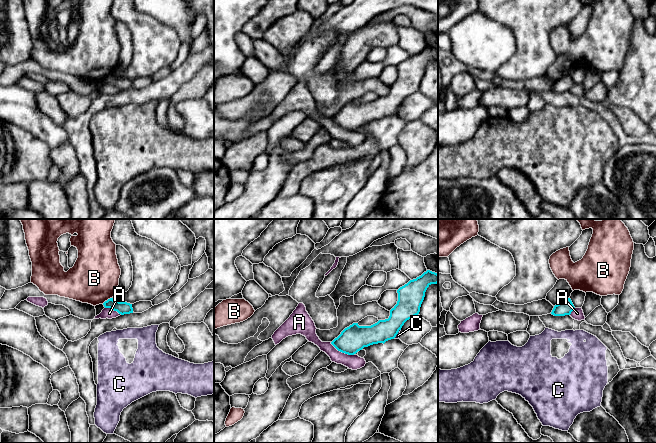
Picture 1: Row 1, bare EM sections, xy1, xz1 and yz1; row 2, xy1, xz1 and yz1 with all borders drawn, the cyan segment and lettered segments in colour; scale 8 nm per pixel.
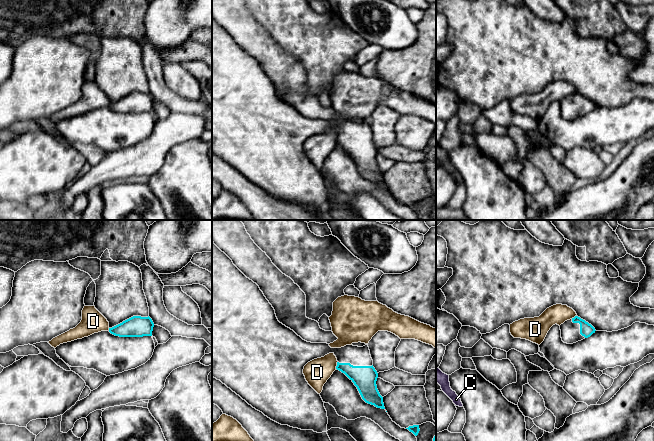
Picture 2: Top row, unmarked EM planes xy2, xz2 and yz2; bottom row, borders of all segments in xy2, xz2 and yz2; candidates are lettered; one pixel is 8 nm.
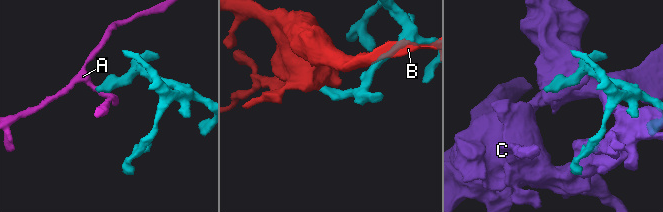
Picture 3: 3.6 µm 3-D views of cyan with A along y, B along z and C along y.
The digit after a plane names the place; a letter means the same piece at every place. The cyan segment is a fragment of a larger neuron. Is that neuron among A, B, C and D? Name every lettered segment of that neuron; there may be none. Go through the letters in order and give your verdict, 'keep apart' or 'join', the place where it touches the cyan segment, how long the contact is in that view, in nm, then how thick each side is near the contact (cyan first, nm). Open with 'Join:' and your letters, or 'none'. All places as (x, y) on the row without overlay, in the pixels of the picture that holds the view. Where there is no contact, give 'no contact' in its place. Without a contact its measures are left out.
Join: none
A: keep apart; meets cyan in xz1 at (342, 128); contact 220 nm long; 220 nm thick on the cyan side, 120 nm on the other
B: keep apart; meets cyan in xy1 at (107, 76); contact 90 nm long; 100 nm thick on the cyan side, 400 nm on the other
C: keep apart; meets cyan in xz1 at (397, 109); contact 100 nm long; 190 nm thick on the cyan side, 30 nm on the other
D: keep apart; meets cyan in xz2 at (337, 141); contact 70 nm long; 190 nm thick on the cyan side, 200 nm on the other

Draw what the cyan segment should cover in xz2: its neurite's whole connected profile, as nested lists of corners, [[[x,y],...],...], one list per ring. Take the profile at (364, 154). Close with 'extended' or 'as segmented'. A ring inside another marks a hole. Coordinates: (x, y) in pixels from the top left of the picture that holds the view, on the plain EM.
[[[212,17],[212,152],[217,156],[220,156],[233,168],[239,171],[243,176],[245,176],[249,181],[251,181],[256,186],[262,188],[265,192],[271,196],[281,200],[288,201],[293,204],[298,204],[301,206],[313,206],[317,209],[327,208],[328,193],[327,187],[324,183],[324,178],[320,172],[306,157],[303,150],[304,142],[317,134],[324,133],[325,131],[333,129],[337,134],[336,145],[344,149],[357,163],[362,175],[377,184],[385,185],[383,179],[383,173],[380,171],[376,157],[378,154],[378,149],[373,143],[373,136],[370,131],[370,126],[368,121],[363,123],[346,121],[341,124],[331,124],[327,119],[311,119],[303,116],[298,112],[293,106],[286,103],[280,99],[276,93],[275,86],[269,77],[264,72],[263,68],[260,66],[259,62],[252,56],[247,54],[232,38],[232,36],[222,28]]]; extended

